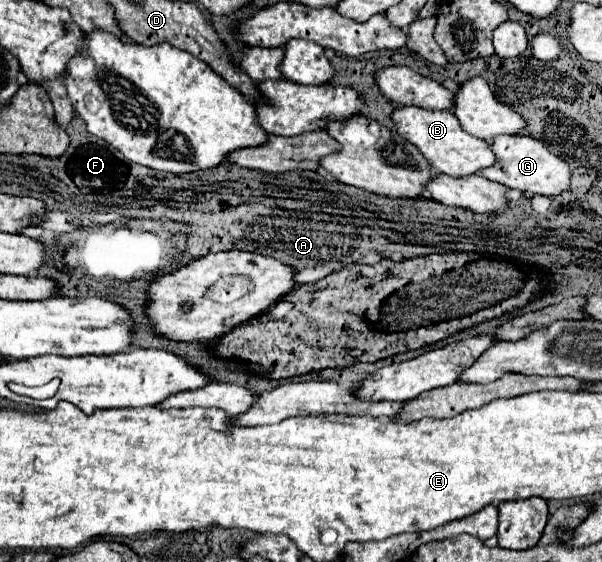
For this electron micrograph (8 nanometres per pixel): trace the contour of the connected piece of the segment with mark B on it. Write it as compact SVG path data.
M401 106L391 114L391 118L397 126L397 134L409 140L413 146L417 146L419 152L427 158L427 162L441 174L475 174L481 168L491 166L495 162L491 146L485 140L467 134L451 110L423 110L417 106Z

